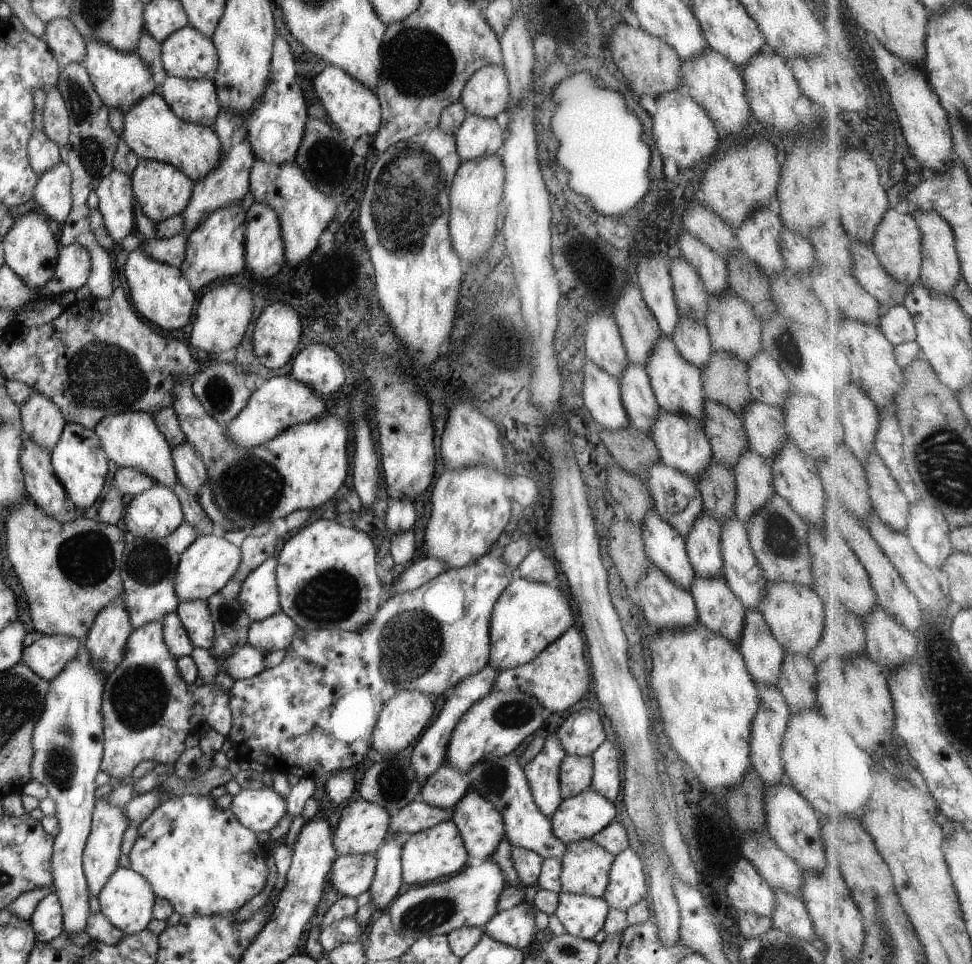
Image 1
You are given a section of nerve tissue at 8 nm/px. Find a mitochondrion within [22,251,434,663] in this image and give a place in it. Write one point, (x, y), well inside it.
(101, 376)

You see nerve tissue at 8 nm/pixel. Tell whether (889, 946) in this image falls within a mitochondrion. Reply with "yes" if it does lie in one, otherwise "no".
yes

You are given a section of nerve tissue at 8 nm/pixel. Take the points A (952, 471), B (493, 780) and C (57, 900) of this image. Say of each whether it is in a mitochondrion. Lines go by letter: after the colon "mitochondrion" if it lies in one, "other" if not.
A: mitochondrion
B: mitochondrion
C: other

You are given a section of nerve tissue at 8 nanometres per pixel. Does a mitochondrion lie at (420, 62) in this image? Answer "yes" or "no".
yes

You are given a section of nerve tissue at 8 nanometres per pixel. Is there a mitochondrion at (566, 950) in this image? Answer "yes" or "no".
yes

